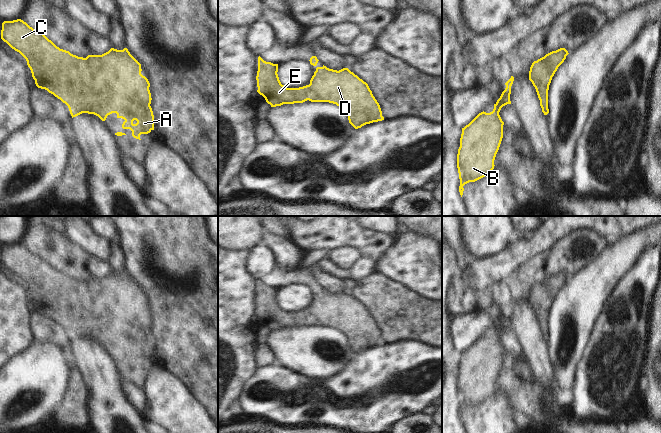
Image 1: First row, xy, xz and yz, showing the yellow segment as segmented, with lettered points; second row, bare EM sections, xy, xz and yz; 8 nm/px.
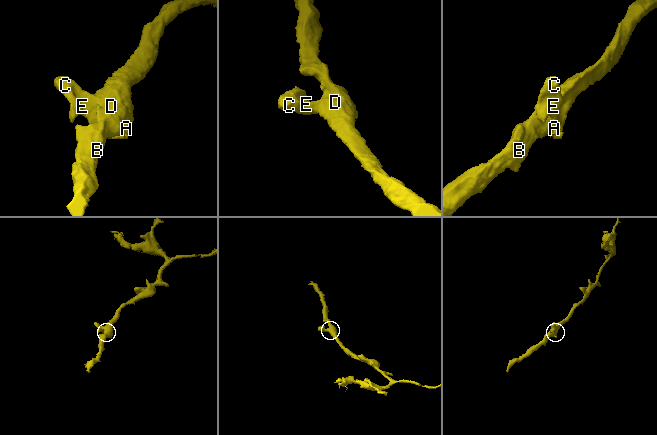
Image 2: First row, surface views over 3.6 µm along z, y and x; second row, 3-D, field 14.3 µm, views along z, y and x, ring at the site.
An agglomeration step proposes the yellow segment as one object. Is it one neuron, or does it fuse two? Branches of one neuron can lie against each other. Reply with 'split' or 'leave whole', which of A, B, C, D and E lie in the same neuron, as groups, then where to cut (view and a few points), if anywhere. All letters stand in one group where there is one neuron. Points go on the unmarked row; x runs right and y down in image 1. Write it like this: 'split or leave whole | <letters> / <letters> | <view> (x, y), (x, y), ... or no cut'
leave whole | A B C D E | no cut

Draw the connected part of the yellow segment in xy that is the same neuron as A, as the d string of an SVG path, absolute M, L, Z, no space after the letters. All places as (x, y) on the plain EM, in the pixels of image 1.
M21 243L4 245L1 263L26 283L36 310L47 314L65 327L72 342L88 337L105 345L108 339L116 337L117 342L125 344L122 352L130 353L132 360L139 364L141 358L148 358L154 354L150 307L141 298L141 288L127 272L111 272L102 279L78 281L57 271L43 257Z

